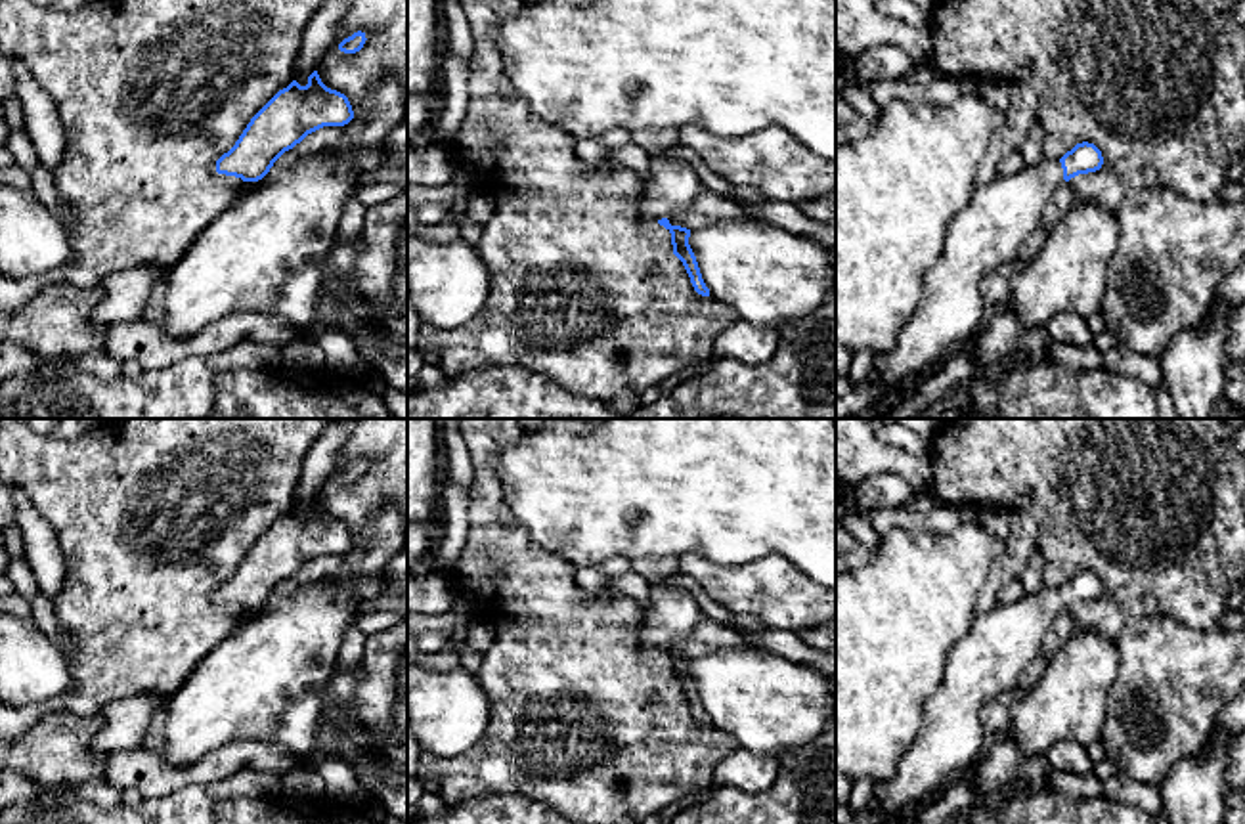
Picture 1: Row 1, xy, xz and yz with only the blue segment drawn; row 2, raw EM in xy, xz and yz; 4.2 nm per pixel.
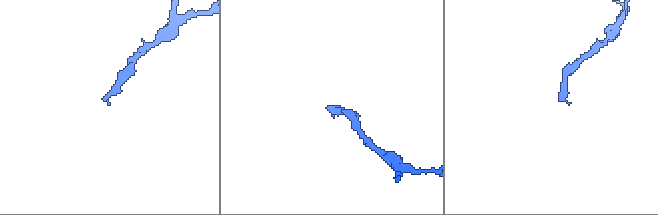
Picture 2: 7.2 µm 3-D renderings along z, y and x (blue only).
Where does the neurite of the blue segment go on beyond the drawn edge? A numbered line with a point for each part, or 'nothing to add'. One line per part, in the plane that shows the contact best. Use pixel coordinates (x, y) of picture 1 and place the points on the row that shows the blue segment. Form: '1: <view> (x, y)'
1: yz (989, 232)

